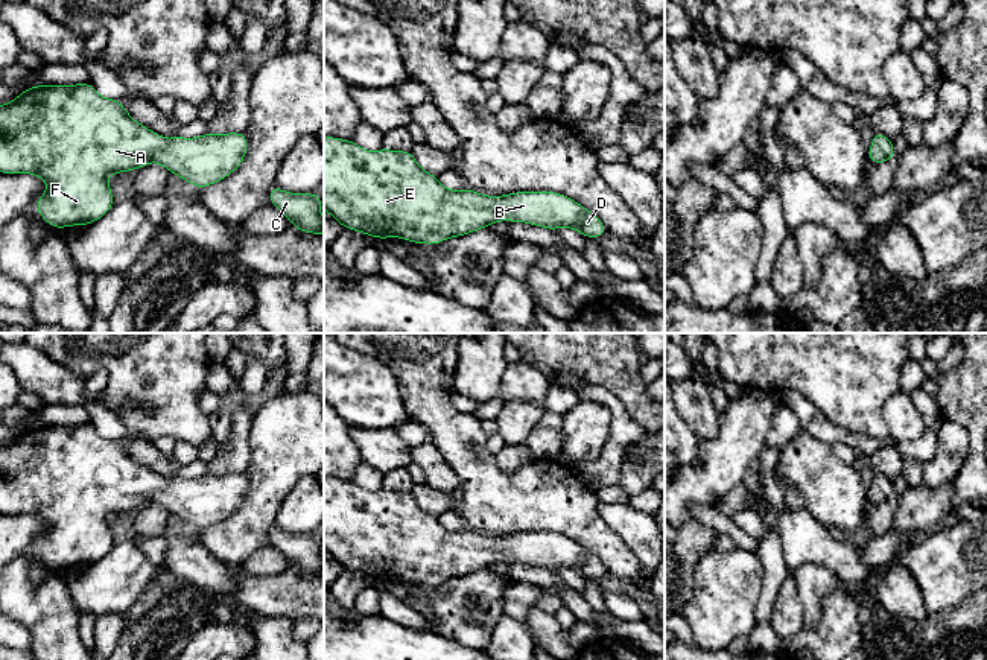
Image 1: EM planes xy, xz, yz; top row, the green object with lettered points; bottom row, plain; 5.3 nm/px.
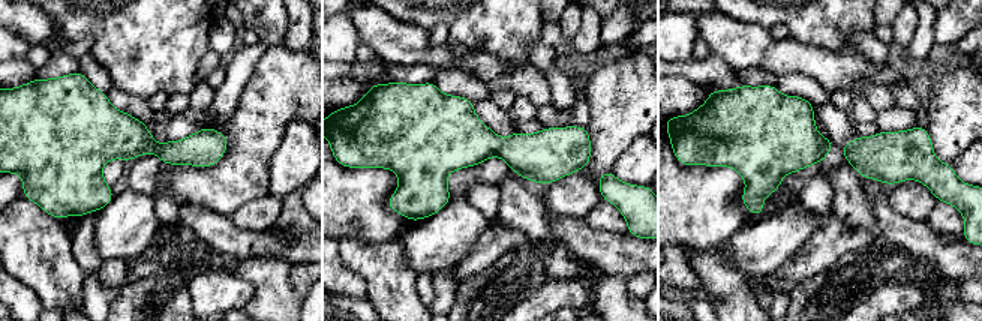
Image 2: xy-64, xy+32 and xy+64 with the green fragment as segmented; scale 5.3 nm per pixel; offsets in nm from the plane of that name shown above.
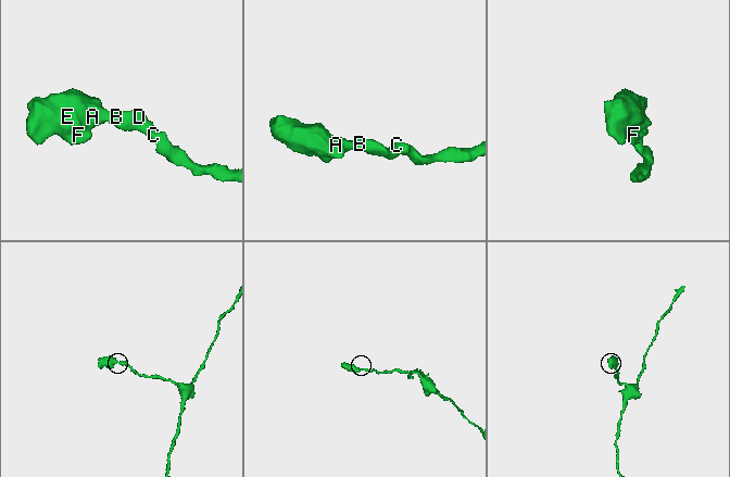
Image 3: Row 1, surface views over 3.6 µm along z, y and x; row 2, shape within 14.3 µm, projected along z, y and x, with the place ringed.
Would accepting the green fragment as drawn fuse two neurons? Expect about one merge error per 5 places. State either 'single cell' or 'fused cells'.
single cell

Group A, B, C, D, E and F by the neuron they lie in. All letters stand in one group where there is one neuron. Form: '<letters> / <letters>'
A B C D E F

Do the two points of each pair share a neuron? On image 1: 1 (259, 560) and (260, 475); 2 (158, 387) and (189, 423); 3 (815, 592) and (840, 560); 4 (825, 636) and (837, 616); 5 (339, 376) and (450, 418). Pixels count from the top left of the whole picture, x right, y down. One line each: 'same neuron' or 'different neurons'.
1: different neurons
2: same neuron
3: different neurons
4: same neuron
5: different neurons

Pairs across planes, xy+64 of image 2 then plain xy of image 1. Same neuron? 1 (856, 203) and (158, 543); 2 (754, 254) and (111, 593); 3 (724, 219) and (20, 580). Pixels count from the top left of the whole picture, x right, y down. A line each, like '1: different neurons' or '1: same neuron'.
1: different neurons
2: same neuron
3: different neurons

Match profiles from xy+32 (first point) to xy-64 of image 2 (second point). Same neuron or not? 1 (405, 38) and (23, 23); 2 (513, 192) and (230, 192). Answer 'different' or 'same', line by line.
1: same
2: different

